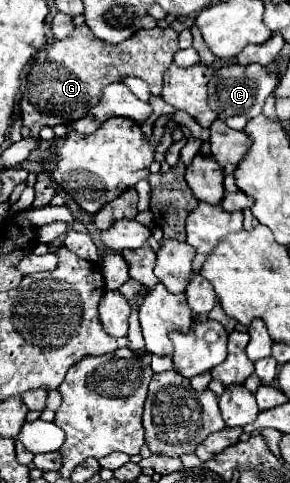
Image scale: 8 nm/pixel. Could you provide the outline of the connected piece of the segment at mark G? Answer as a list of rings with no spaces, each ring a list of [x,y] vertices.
[[[87,25],[75,27],[75,31],[61,41],[53,41],[35,55],[35,61],[25,77],[25,87],[21,93],[21,119],[23,125],[31,129],[31,137],[38,139],[34,149],[39,148],[39,129],[57,123],[71,125],[73,121],[87,115],[91,107],[99,101],[99,93],[105,85],[121,81],[123,77],[141,77],[151,87],[153,95],[161,93],[163,73],[167,65],[173,63],[173,55],[179,51],[177,33],[171,27],[141,29],[131,39],[111,45],[97,39]]]

